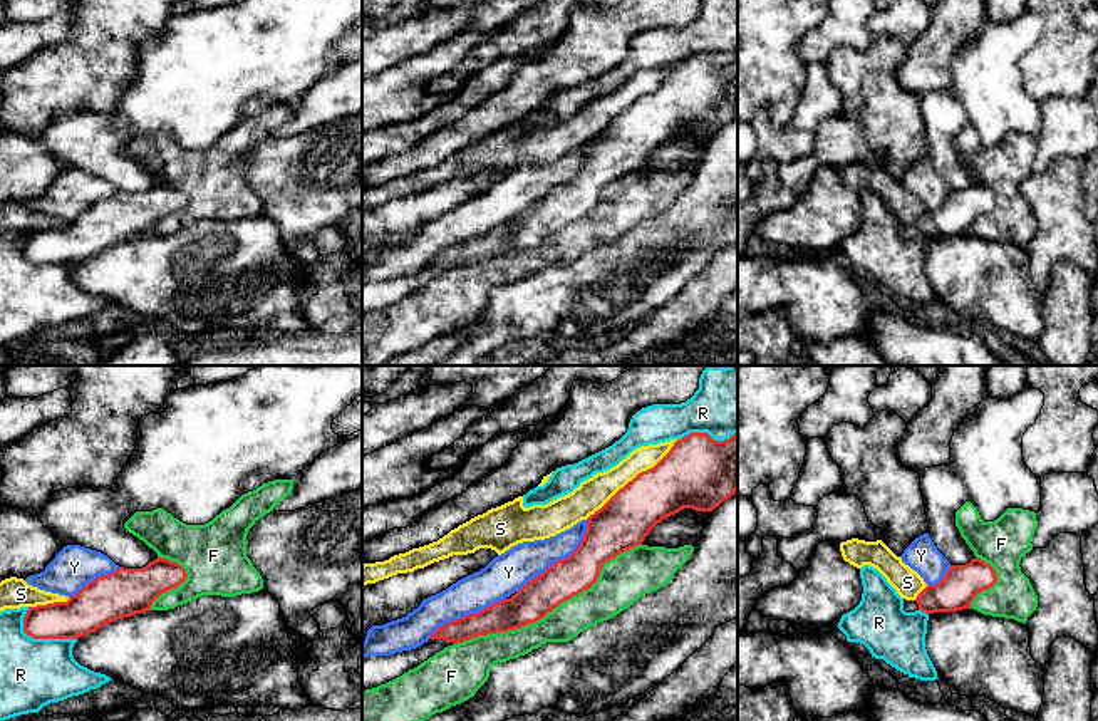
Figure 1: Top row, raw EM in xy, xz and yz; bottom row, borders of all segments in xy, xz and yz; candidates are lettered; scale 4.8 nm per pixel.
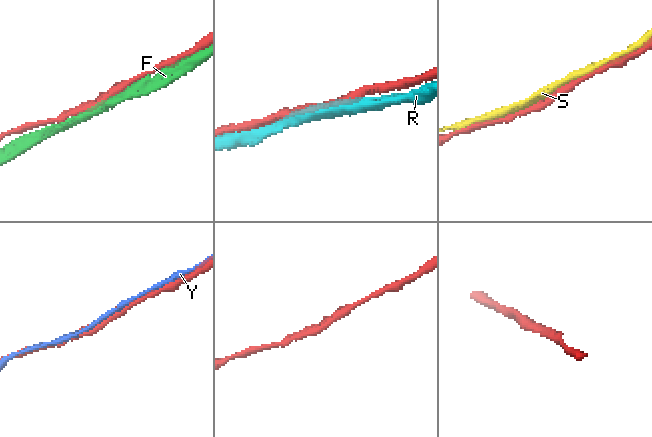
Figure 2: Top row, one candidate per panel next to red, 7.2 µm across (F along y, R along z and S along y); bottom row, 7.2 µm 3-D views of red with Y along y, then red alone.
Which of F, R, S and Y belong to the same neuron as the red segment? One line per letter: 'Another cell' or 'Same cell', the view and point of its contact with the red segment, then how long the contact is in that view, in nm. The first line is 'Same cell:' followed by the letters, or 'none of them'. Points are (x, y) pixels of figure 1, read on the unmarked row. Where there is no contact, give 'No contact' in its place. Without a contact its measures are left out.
Same cell: F
F: Same cell. Touches red at xz (552, 233). Shared border 1000 nm
R: Another cell. Touches red at xy (39, 262). Shared border 280 nm
S: Another cell. Touches red at xz (636, 101). Shared border 600 nm
Y: Another cell. Touches red at xz (562, 183). Shared border 500 nm

